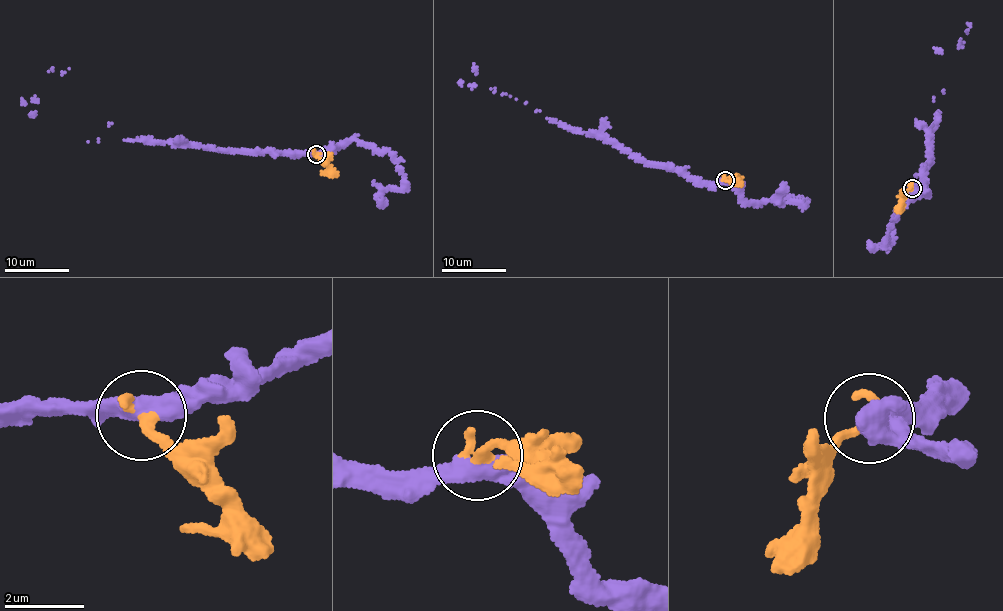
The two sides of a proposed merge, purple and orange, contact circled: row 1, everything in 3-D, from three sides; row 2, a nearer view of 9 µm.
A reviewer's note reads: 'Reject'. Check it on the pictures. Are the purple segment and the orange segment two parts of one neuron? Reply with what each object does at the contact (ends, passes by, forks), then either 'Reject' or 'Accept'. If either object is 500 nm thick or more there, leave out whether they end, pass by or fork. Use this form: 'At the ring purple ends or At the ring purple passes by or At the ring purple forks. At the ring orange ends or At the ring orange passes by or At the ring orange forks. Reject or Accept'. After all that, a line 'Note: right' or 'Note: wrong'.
At the ring purple passes by. At the ring orange passes by. Accept
Note: wrong

